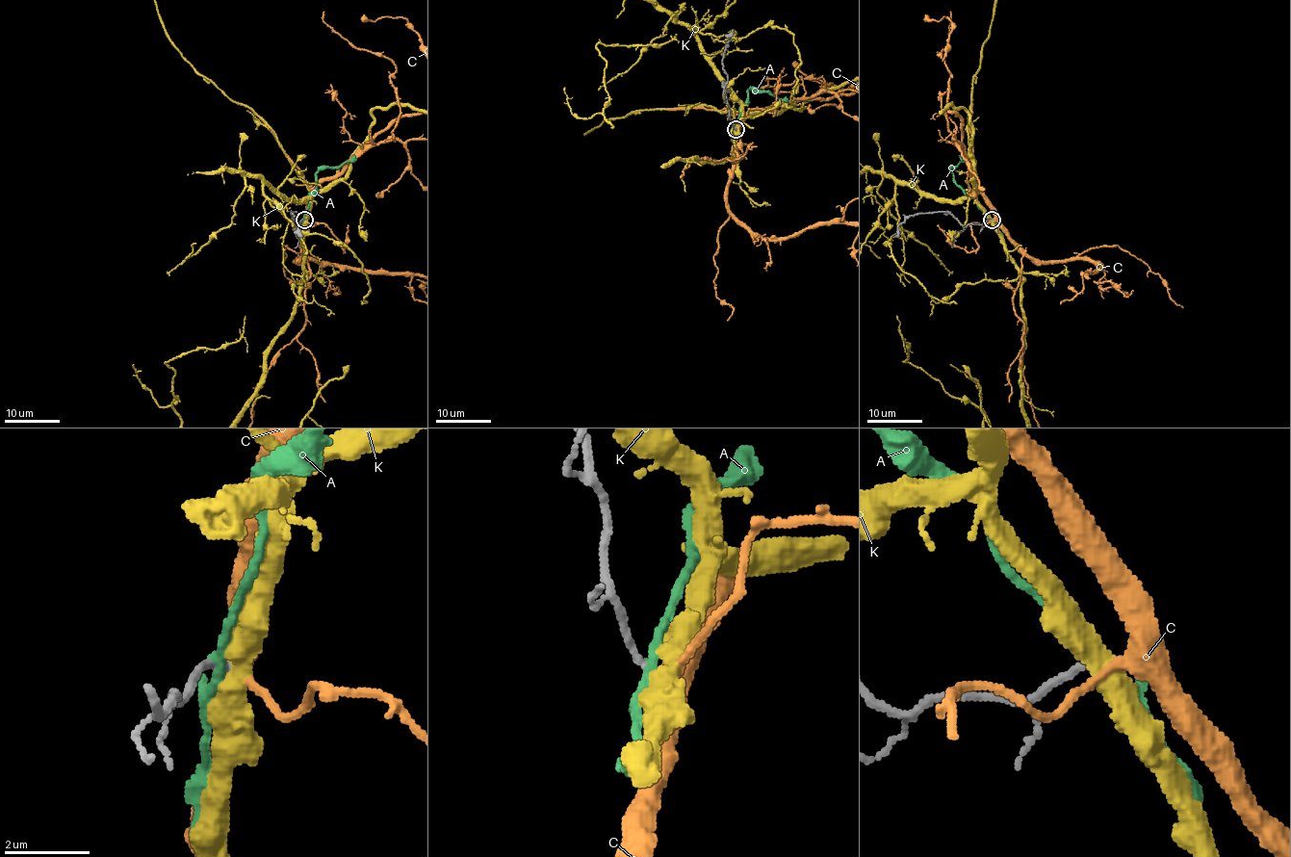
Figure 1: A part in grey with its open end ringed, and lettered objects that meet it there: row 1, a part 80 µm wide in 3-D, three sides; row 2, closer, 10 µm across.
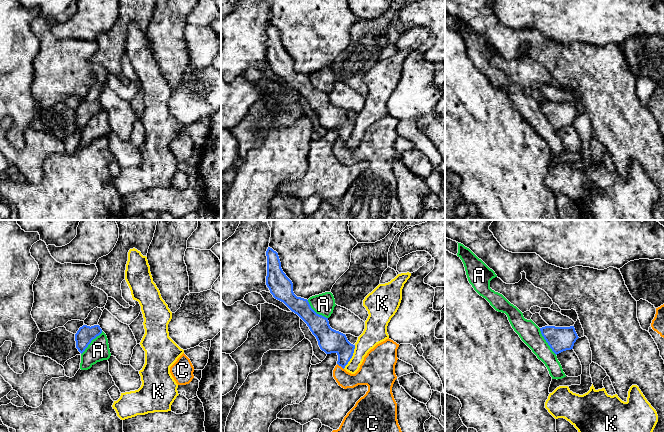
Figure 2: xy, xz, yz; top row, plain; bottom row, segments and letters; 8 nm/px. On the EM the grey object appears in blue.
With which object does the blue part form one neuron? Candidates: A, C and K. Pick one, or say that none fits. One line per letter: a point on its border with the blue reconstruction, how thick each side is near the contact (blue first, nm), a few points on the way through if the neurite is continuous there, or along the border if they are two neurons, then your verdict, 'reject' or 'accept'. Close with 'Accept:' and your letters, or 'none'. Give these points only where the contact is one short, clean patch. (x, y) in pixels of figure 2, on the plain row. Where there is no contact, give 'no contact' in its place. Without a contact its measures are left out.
A: yz (546, 117) | 200/170 nm | reject
C: xz (340, 141) | 190/200 nm | across xz (329, 116), (341, 128), (340, 141), (348, 153), (370, 149) | accept
K: xz (351, 133) | 190/160 nm | along xz (355, 121), (352, 133), (343, 144) | reject
Accept: C

